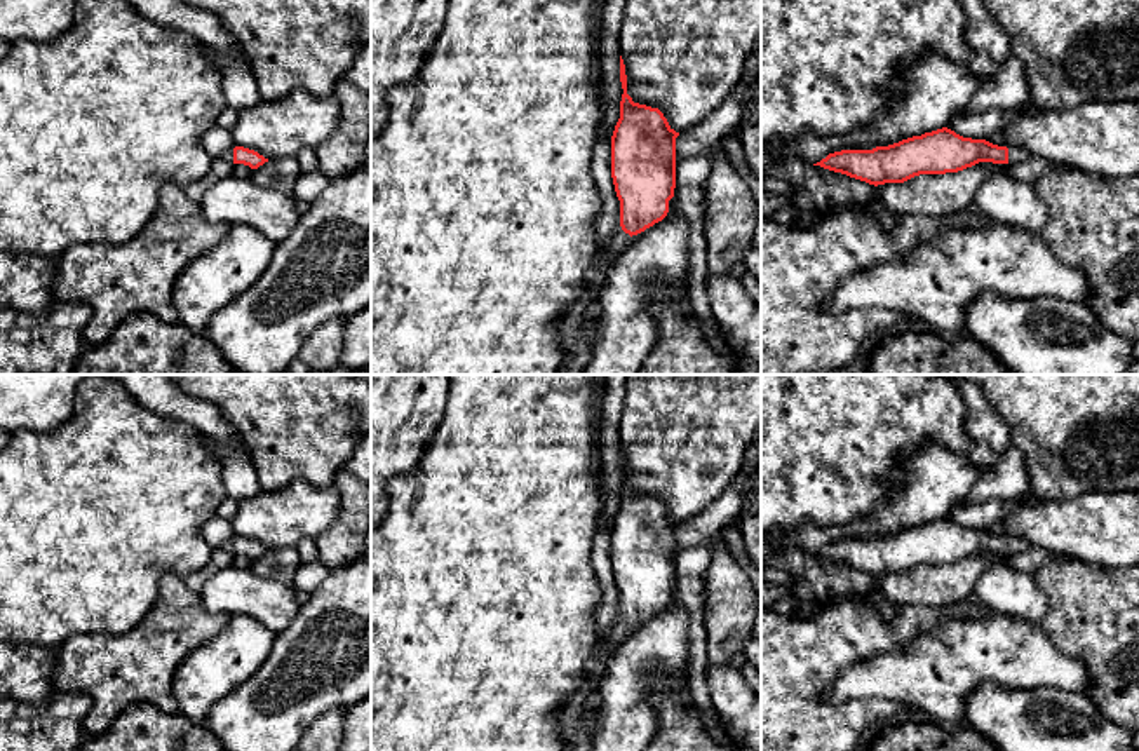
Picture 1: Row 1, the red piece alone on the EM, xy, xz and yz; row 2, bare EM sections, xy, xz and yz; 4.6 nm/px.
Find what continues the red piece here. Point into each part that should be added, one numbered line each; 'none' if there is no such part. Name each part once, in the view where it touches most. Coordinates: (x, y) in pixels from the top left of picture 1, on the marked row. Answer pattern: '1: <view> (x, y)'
1: yz (1016, 154)

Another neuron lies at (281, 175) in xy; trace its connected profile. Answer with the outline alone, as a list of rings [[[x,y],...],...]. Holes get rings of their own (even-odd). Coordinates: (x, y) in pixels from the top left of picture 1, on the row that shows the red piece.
[[[296,157],[270,159],[258,169],[253,169],[251,181],[261,188],[293,193],[301,169]]]

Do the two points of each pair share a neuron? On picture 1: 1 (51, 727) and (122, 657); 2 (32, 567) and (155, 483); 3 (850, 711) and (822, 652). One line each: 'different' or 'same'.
1: different
2: same
3: same

